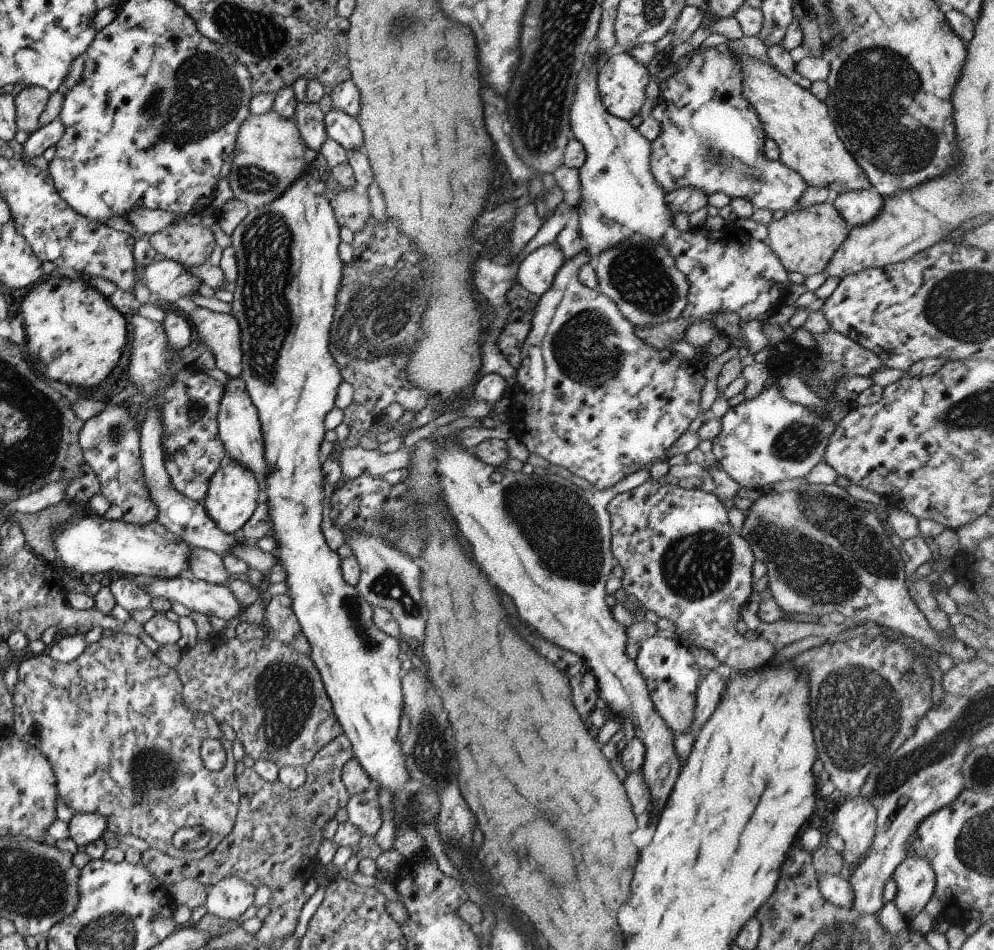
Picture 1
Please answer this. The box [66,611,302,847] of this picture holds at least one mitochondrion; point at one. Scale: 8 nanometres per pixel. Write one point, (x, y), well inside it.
(146, 769)

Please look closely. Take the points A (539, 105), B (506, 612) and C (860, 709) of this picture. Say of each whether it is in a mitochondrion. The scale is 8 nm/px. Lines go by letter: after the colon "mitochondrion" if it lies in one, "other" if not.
A: mitochondrion
B: other
C: mitochondrion

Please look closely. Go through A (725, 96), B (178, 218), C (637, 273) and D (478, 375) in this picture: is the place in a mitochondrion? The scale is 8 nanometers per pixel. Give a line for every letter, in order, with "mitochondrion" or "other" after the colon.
A: other
B: other
C: mitochondrion
D: other

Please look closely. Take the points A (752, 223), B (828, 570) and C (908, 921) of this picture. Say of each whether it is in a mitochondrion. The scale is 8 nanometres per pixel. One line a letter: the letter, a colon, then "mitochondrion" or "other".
A: other
B: mitochondrion
C: other

